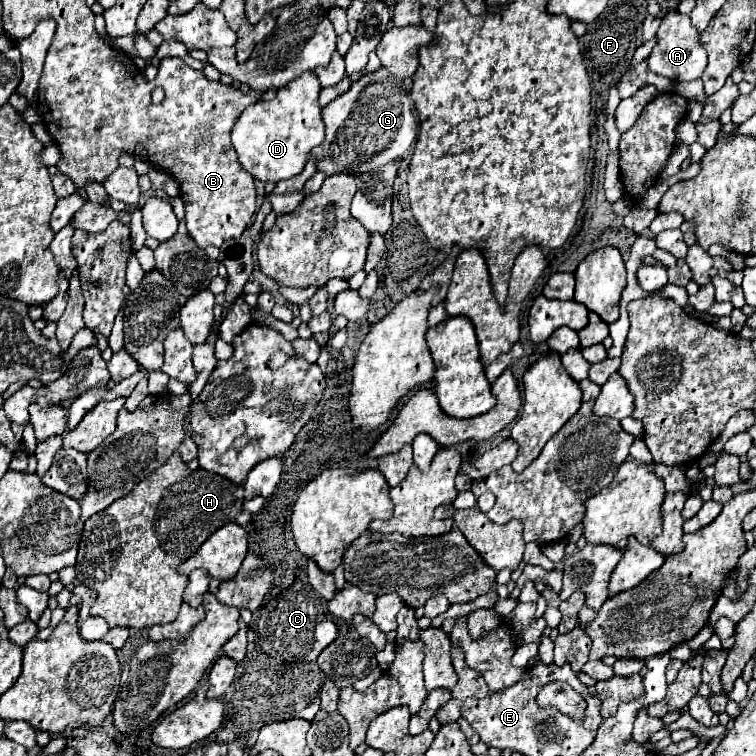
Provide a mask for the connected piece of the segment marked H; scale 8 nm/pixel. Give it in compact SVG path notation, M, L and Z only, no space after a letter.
M174 452L164 466L152 472L146 480L138 482L130 494L110 504L106 512L94 514L90 520L86 520L78 548L78 562L74 568L76 578L98 594L94 606L90 608L90 616L104 618L110 628L152 628L156 624L176 620L184 588L188 586L188 578L178 576L178 566L188 560L210 534L214 534L224 524L234 522L242 510L242 504L242 486L230 484L230 480L202 468L190 470L178 452Z

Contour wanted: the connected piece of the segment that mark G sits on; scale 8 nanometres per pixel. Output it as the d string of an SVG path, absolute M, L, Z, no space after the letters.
M386 68L366 72L352 82L348 92L322 108L326 136L324 144L314 148L310 156L318 160L318 170L328 176L338 172L358 176L364 172L374 172L388 162L400 162L418 134L418 122L412 108L412 98L404 80L390 76Z

